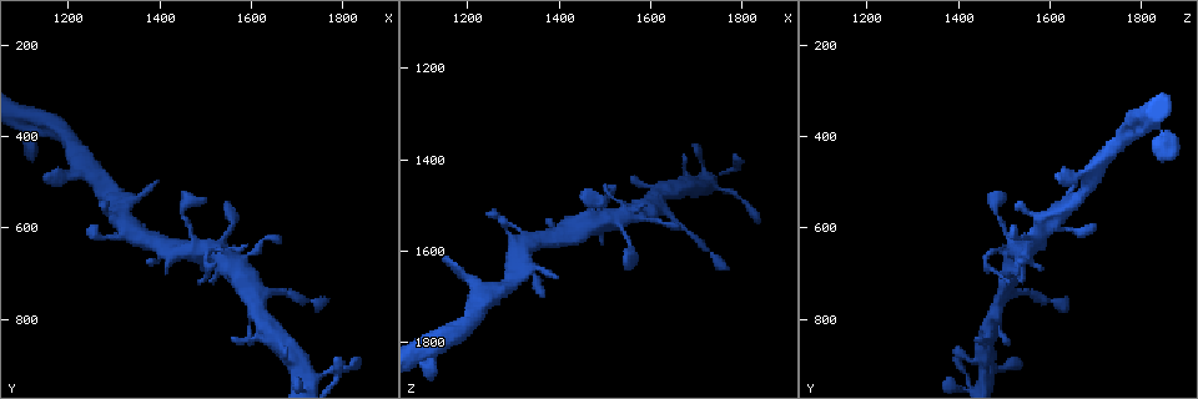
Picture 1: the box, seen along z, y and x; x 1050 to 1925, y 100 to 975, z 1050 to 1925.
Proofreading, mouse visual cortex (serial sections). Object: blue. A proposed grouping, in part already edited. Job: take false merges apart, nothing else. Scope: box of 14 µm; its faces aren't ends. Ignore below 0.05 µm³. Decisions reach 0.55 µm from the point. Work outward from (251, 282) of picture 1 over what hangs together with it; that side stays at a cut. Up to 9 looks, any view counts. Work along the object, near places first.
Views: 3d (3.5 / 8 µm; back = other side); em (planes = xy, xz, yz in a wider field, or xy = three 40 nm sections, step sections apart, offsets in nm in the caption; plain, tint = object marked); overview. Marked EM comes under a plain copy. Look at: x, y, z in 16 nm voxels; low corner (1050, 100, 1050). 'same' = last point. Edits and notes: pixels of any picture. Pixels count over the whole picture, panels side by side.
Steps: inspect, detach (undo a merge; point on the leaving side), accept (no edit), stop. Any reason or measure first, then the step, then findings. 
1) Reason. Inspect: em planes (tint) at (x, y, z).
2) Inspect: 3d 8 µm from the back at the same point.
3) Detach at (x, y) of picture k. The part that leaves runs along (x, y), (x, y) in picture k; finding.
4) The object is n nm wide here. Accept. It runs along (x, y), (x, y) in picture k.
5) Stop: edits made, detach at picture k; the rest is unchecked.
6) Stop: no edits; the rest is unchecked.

Thin neck. Inspect: 3d 3.5 µm at (1730, 755, 1605).

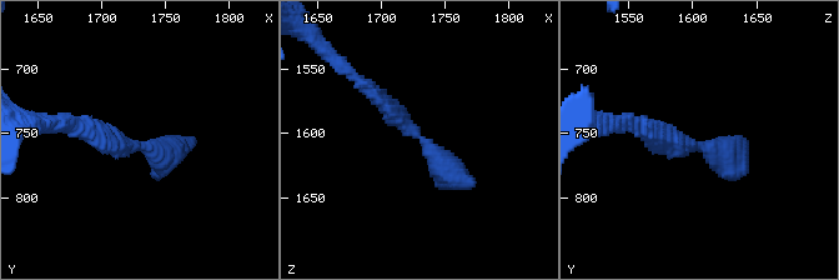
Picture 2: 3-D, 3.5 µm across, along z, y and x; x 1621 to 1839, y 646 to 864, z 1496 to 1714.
Inspect: em xy step 3 (tint) at (1734, 760, 1608).

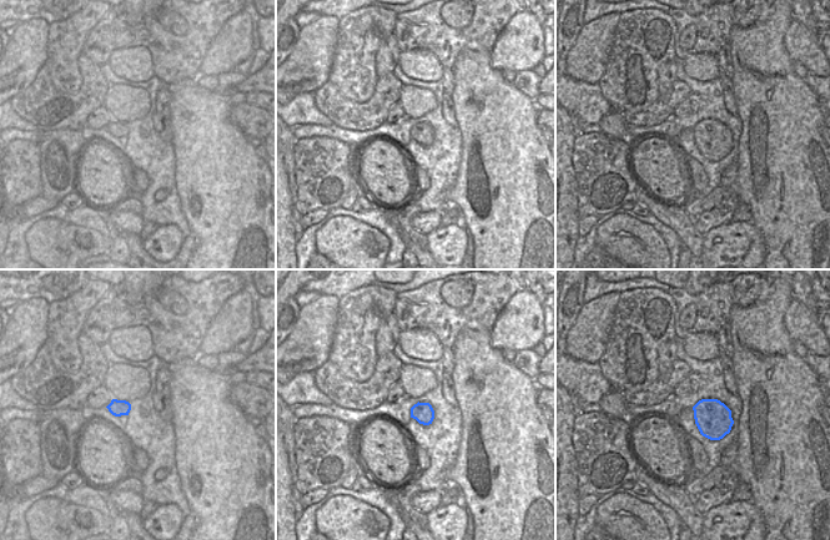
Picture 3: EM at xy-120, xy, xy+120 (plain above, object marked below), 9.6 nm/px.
Cut it another way. Inspect: em planes (tint) at the same point.

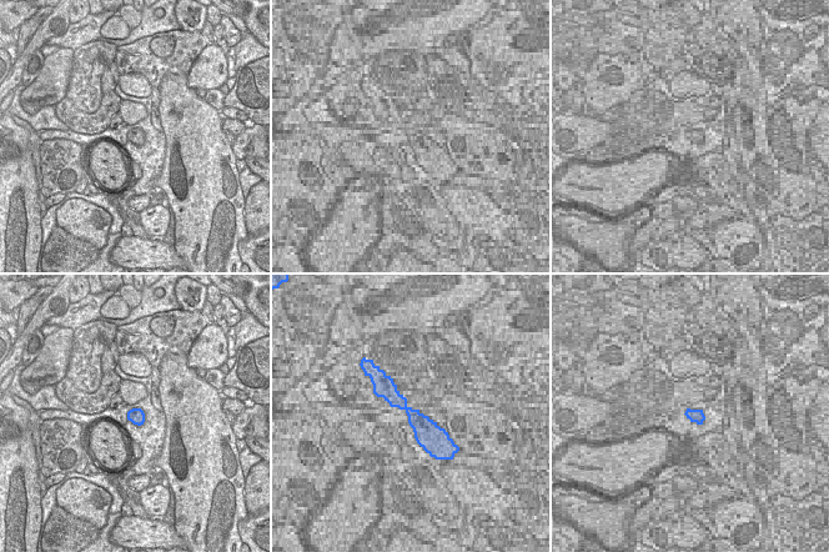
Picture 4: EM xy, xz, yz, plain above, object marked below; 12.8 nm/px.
Accept. It runs along (365, 86), (441, 164), (472, 183) in picture 2; all the same cell.

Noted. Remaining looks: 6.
Thick turns thin. Inspect: 3d 3.5 µm at (1535, 660, 1490).

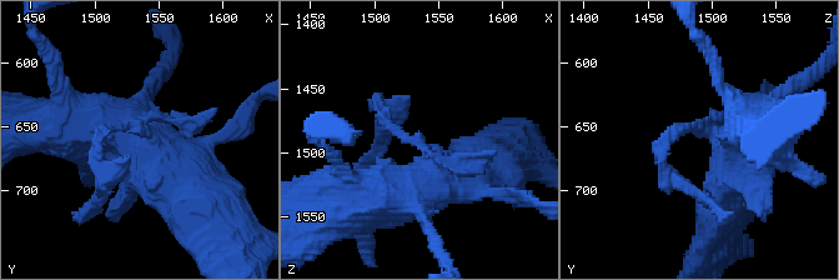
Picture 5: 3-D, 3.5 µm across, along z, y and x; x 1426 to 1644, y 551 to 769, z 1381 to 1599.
Need the tissue. Inspect: em xy step 1 (tint) at (1540, 654, 1496).

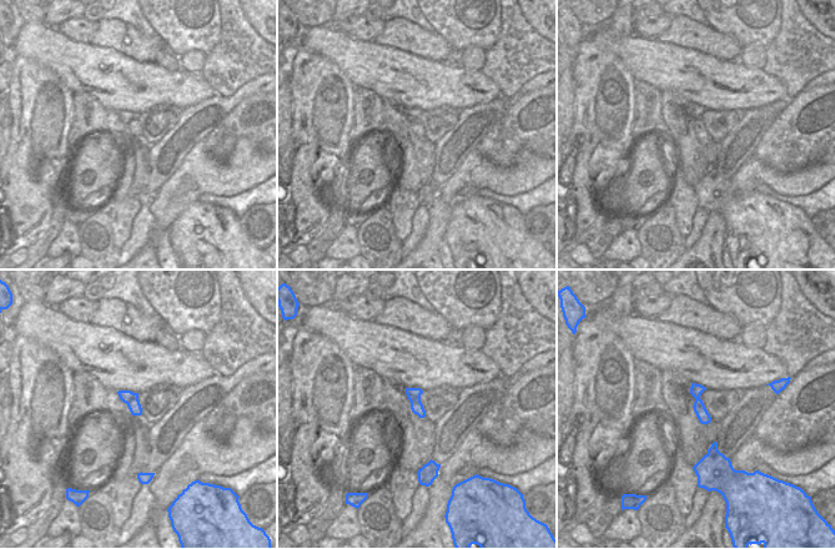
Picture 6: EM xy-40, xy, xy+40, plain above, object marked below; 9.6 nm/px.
Detach at (386, 129) of picture 5. The part that leaves runs along (422, 144), (391, 129), (380, 103), (380, 121) in picture 5; two cells meet here.

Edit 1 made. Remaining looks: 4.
Sudden change in width. Inspect: 3d 3.5 µm at (1450, 570, 1485).

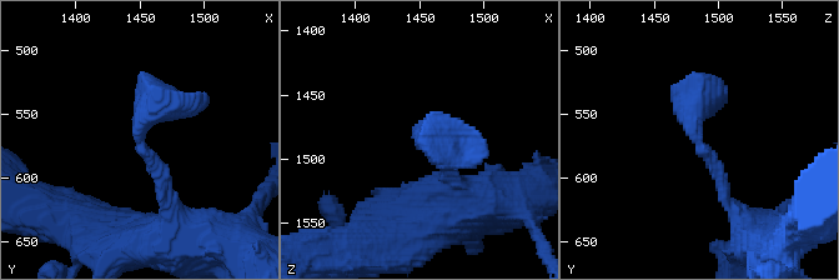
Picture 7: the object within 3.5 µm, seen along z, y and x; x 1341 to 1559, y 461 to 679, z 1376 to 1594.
Accept. It runs along (739, 215), (697, 139), (707, 104) in picture 7; all the same cell.

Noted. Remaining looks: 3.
Thin arm on a thick one. Inspect: 3d 8 µm from the back at (1315, 620, 1555).

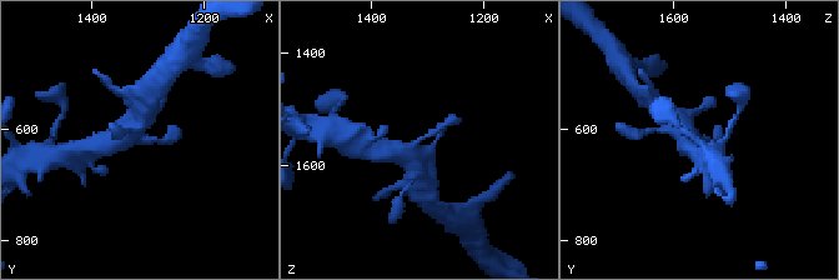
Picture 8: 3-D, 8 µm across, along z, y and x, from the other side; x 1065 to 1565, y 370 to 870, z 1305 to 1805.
Inspect: em xy step 3 (tint) at (1320, 615, 1560).

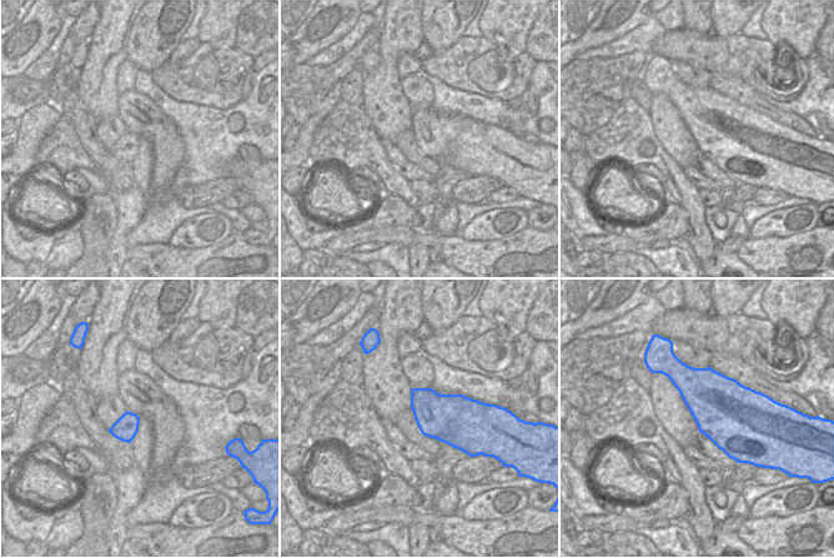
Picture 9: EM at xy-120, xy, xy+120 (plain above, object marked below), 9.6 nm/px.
Accept. It runs along (107, 145), (136, 123), (146, 105) in picture 8; one cell here.

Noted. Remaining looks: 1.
Stop: edits made, detach at picture 5; the rest is unchecked.

